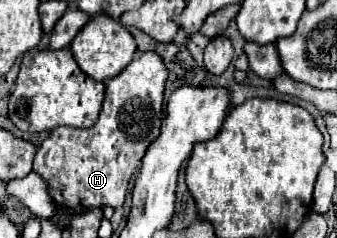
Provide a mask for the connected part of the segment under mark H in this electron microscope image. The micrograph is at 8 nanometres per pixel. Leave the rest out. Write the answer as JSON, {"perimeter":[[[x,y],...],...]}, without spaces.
{"perimeter":[[[142,52],[138,54],[124,72],[110,78],[106,82],[106,96],[102,104],[102,112],[98,122],[88,130],[76,128],[56,128],[50,136],[40,144],[34,156],[34,172],[42,176],[48,186],[48,194],[56,208],[66,208],[72,214],[82,214],[90,208],[120,208],[126,198],[126,188],[132,174],[140,168],[142,156],[146,148],[160,136],[162,126],[162,98],[164,98],[164,84],[168,78],[168,70],[162,58],[156,52]]]}

